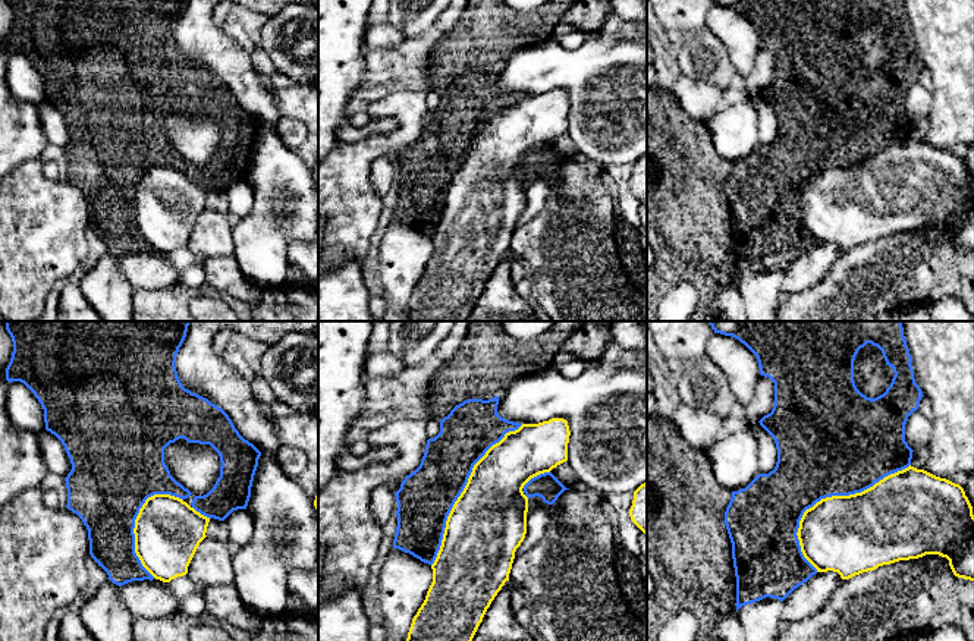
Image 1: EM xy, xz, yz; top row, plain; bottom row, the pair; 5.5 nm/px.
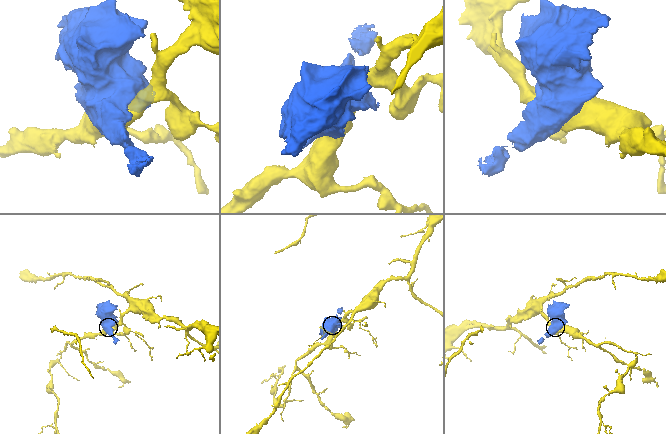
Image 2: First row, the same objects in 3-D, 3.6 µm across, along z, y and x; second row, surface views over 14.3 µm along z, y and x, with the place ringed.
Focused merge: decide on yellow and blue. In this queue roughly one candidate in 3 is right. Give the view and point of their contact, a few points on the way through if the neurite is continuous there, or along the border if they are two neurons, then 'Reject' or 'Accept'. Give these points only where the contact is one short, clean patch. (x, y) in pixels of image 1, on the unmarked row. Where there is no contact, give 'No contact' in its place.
Touches yellow at yz (828, 169). Reject

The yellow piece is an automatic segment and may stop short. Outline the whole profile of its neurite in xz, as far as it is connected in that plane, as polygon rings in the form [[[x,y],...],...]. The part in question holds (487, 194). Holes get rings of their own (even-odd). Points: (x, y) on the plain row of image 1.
[[[563,89],[522,95],[493,116],[474,136],[455,173],[433,241],[433,254],[412,290],[405,321],[468,321],[491,273],[502,261],[527,205],[524,157],[568,132],[569,97]]]

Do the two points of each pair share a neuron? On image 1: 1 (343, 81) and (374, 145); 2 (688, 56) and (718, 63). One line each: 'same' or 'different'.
1: different
2: same

